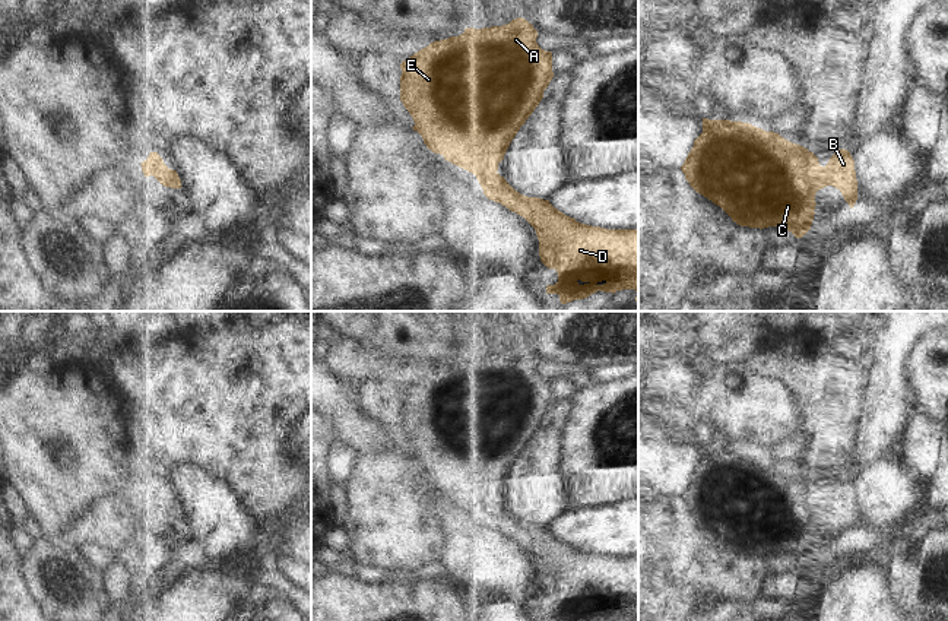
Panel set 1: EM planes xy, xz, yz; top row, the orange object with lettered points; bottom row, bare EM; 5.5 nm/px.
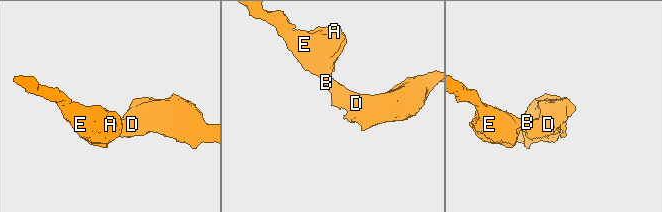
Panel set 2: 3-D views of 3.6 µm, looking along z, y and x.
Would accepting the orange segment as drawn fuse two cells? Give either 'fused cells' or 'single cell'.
single cell

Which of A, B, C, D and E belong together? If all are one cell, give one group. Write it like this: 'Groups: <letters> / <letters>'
Groups: A B C D E

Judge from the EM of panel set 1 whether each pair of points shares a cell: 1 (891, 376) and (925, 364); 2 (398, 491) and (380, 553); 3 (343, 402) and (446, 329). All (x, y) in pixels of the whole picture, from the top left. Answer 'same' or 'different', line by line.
1: different
2: same
3: different

